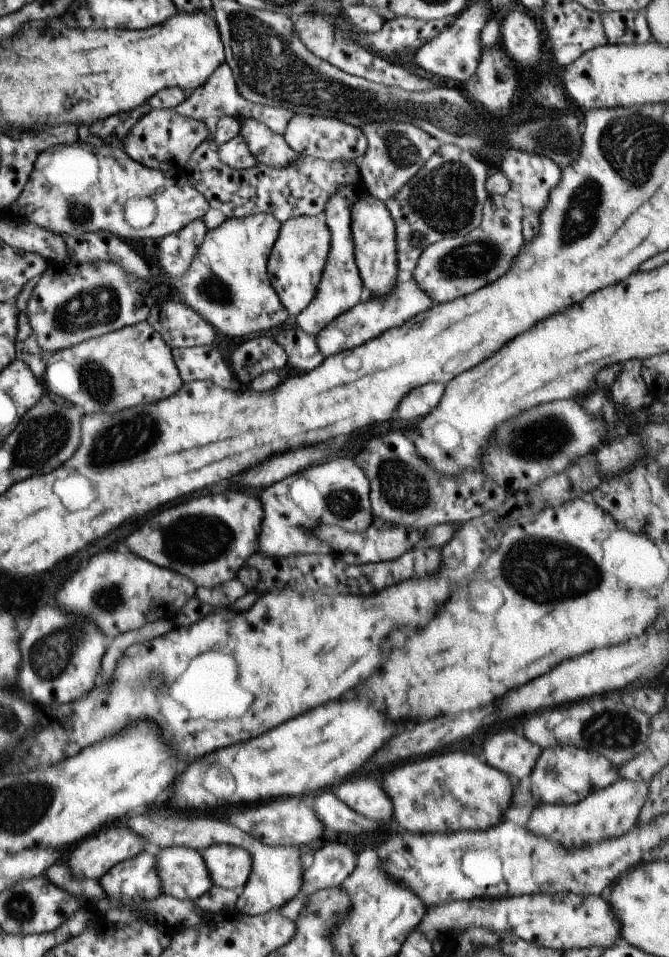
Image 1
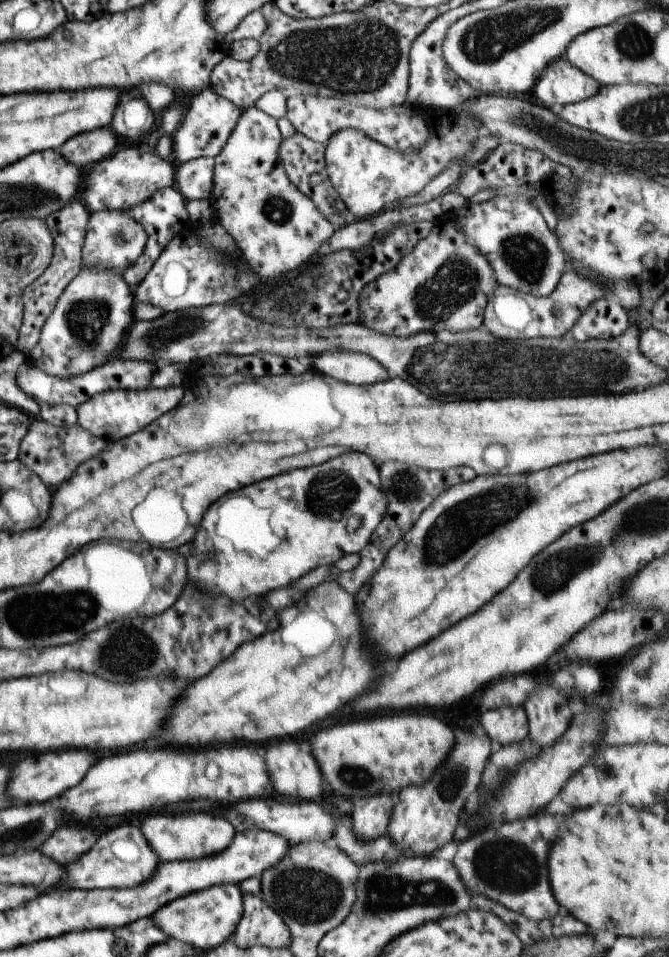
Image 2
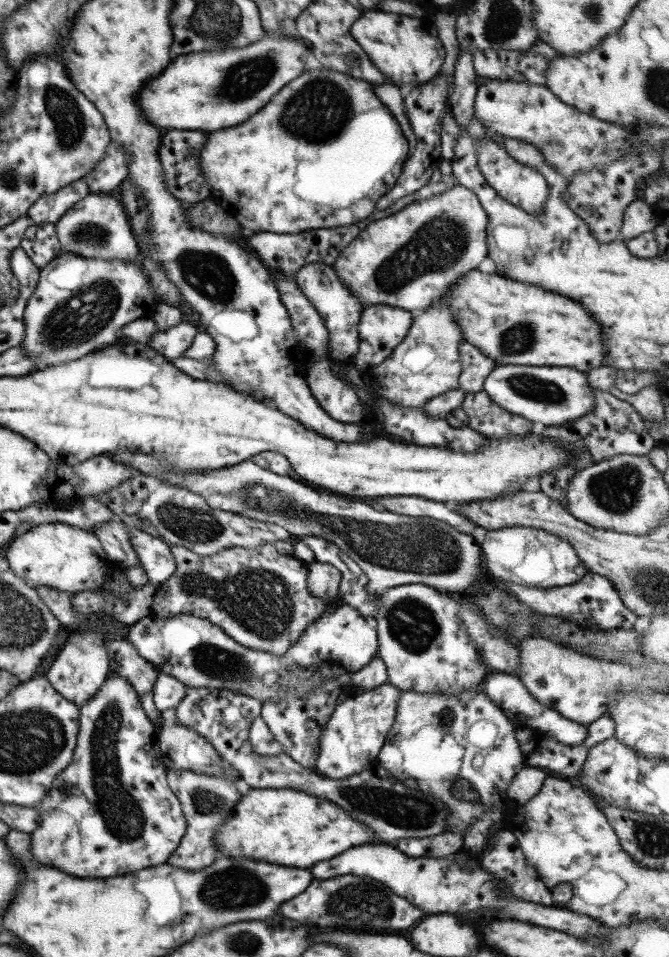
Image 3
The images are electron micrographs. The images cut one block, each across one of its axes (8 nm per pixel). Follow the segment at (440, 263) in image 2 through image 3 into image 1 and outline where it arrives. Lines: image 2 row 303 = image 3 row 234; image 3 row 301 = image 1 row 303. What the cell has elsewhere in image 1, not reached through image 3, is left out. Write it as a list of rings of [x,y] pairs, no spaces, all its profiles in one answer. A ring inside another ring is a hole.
[[[412,279],[403,280],[403,282],[396,281],[389,294],[379,296],[379,298],[369,297],[365,302],[355,304],[355,307],[349,308],[345,313],[337,316],[333,322],[329,322],[329,325],[314,337],[315,346],[324,358],[357,348],[357,346],[377,338],[384,331],[402,326],[409,321],[409,318],[417,317],[417,314],[432,308],[433,304],[436,303],[432,303],[431,298],[423,290],[419,290],[419,286]]]

